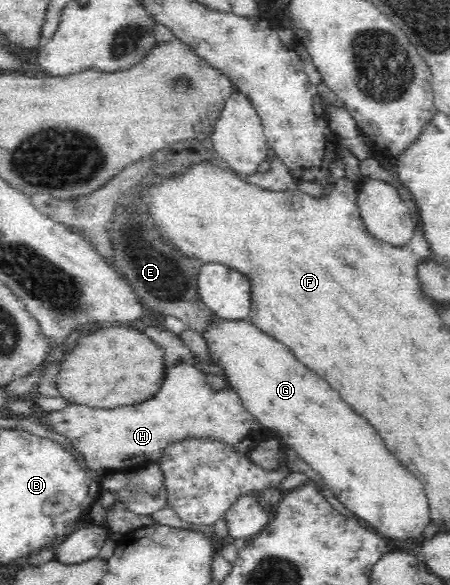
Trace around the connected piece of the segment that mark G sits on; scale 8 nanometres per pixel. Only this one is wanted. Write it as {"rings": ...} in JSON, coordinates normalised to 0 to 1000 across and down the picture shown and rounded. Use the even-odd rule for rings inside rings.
{"rings":[[[484,544],[482,554],[467,556],[456,578],[469,595],[473,615],[498,629],[518,667],[529,670],[538,689],[564,715],[582,728],[593,728],[593,733],[616,735],[629,761],[647,762],[664,781],[691,797],[693,810],[718,817],[722,831],[738,838],[744,851],[760,858],[776,875],[784,875],[816,901],[858,921],[933,923],[958,892],[953,862],[936,824],[909,803],[891,800],[891,790],[856,766],[847,745],[829,738],[829,728],[811,715],[793,711],[718,646],[709,646],[660,615],[640,591],[580,568],[553,547],[520,550]]]}

